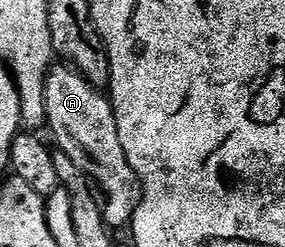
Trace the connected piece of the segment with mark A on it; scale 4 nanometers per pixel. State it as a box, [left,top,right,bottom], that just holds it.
[46,63,140,230]

